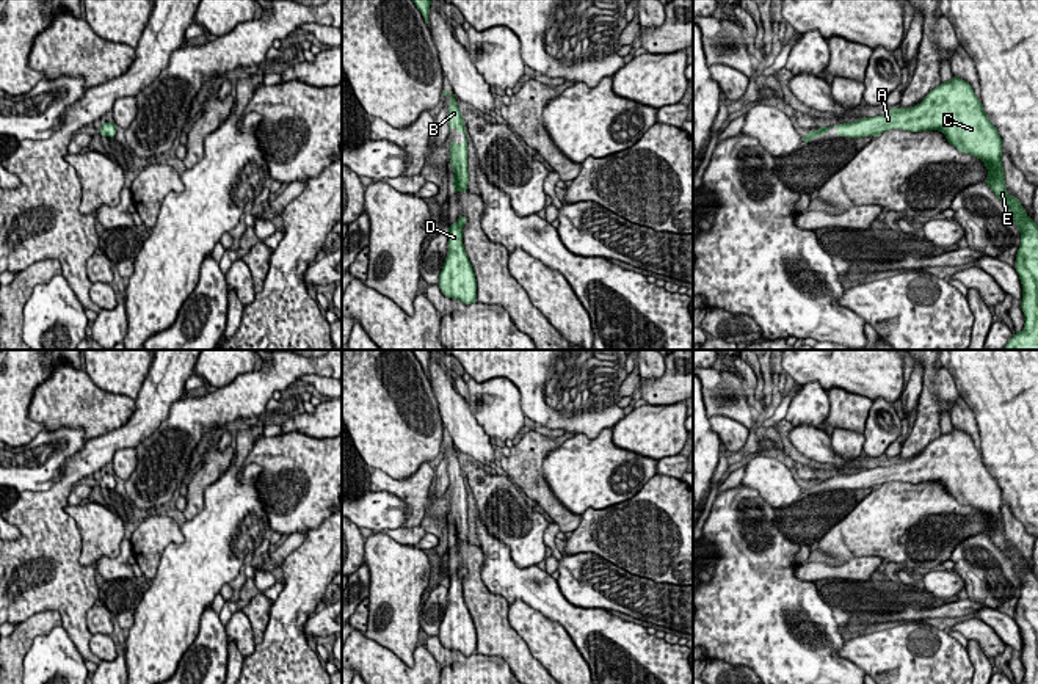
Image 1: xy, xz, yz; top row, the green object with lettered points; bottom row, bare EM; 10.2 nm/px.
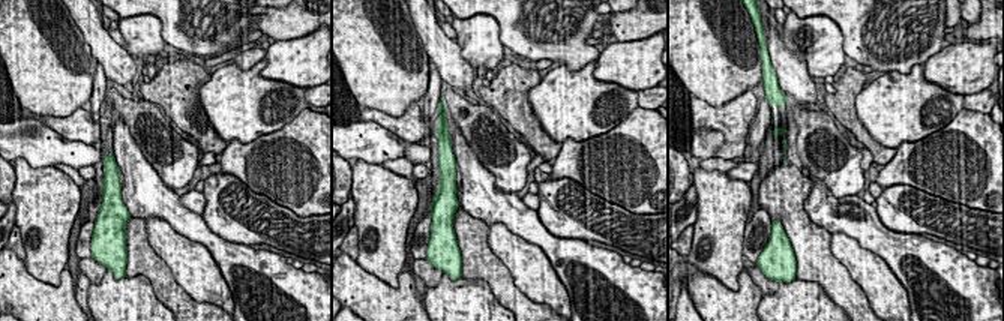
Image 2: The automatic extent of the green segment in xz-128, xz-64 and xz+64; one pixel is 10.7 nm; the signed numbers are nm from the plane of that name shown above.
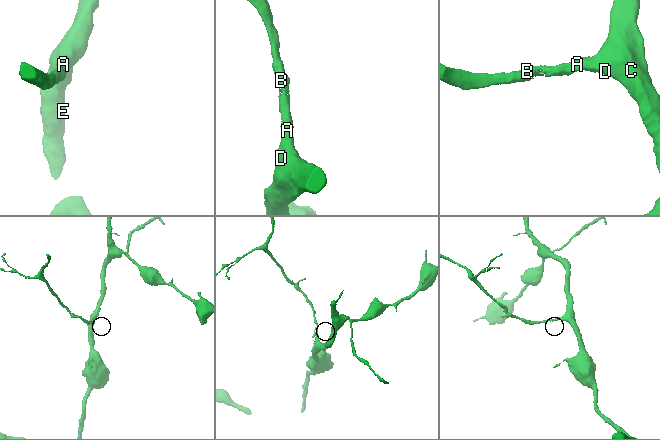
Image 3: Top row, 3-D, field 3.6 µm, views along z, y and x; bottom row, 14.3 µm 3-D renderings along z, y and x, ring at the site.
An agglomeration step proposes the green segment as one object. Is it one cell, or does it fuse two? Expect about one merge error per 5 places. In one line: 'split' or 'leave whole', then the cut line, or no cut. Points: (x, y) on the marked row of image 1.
leave whole | no cut

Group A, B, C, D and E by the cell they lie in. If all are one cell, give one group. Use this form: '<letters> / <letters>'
A B C D E

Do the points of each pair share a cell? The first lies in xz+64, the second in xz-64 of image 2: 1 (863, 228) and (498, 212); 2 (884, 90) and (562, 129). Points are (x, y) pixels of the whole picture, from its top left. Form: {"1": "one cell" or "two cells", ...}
{"1": "one cell", "2": "one cell"}

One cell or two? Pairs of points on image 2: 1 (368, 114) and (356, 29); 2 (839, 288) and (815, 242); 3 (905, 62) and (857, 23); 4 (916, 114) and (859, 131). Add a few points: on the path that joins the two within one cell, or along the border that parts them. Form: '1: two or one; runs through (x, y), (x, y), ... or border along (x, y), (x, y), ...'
1: two; border along (360, 107), (401, 116)
2: one; runs through (832, 276), (815, 260), (815, 254)
3: one; runs through (892, 62), (866, 36)
4: two; border along (857, 95), (856, 114), (863, 128), (895, 149)

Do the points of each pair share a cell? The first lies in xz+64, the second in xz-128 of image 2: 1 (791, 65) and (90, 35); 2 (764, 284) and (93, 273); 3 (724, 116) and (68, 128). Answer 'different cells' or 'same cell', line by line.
1: same cell
2: same cell
3: same cell

